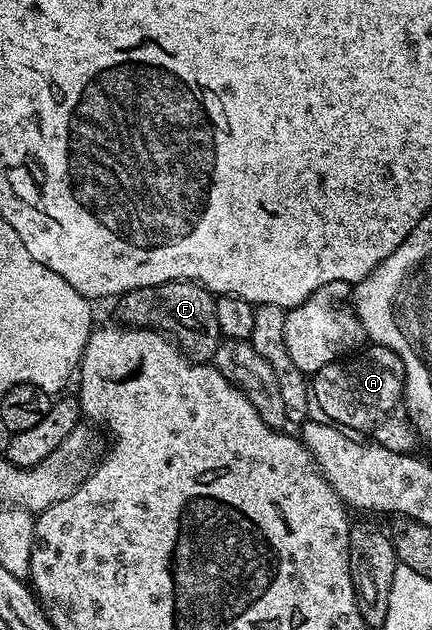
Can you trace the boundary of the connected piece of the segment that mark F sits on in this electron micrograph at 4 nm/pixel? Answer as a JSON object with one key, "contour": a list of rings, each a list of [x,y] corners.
{"contour":[[[169,280],[157,287],[139,288],[125,293],[121,301],[121,319],[130,326],[149,326],[161,330],[175,341],[191,360],[210,362],[224,339],[220,322],[216,322],[215,299],[215,293],[209,288],[203,288],[192,280]]]}

